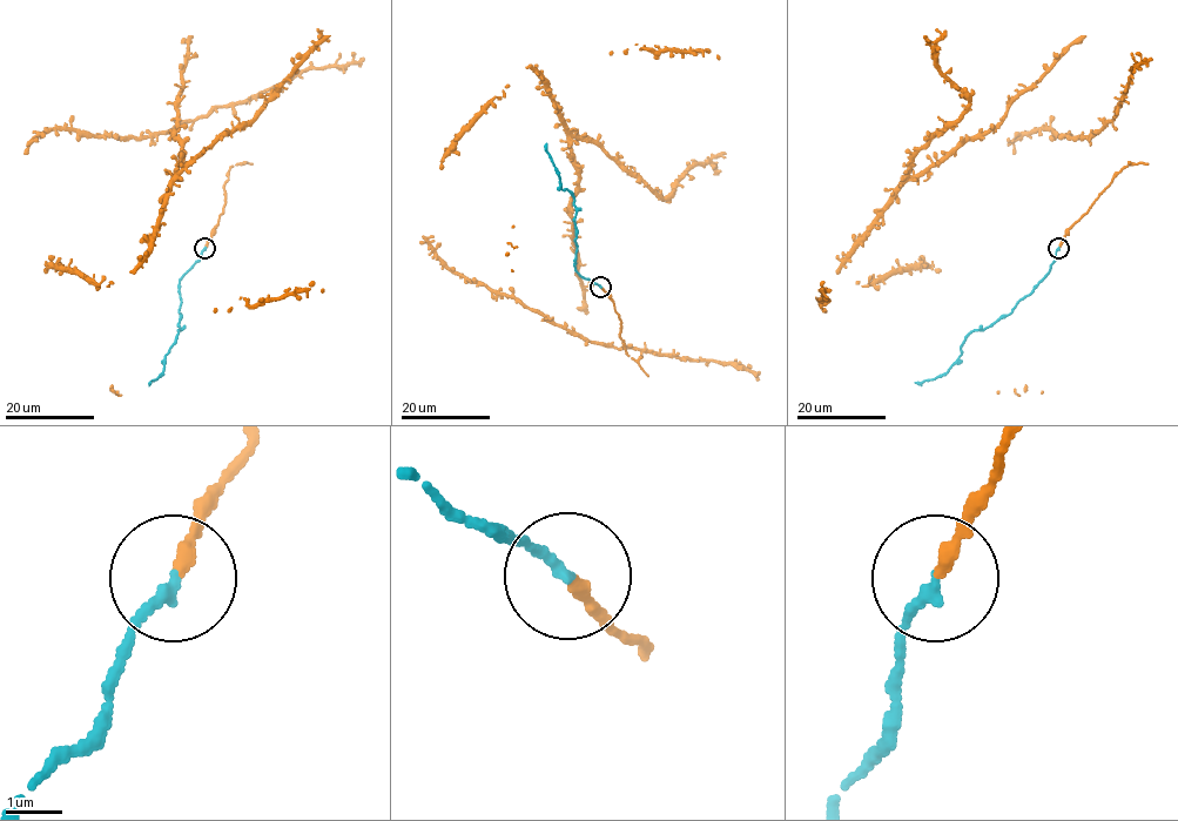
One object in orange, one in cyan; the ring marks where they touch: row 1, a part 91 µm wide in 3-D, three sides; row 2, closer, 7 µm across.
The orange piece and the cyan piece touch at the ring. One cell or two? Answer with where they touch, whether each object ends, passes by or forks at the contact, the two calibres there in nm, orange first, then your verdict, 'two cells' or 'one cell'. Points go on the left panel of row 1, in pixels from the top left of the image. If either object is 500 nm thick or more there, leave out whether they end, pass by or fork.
(204, 248) | orange ends | cyan ends | 240/200 nm | one cell

